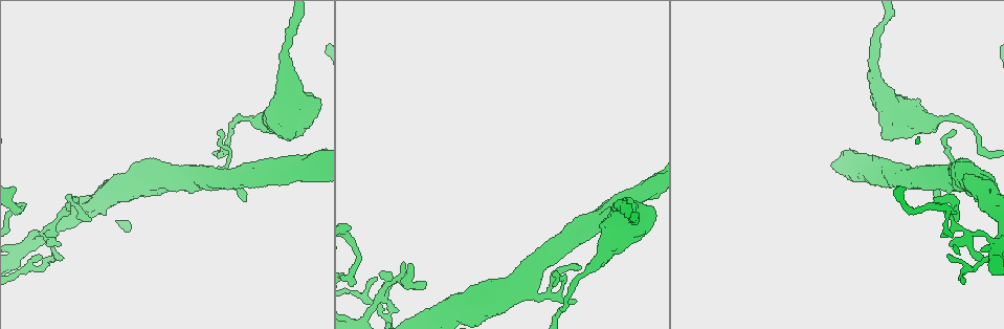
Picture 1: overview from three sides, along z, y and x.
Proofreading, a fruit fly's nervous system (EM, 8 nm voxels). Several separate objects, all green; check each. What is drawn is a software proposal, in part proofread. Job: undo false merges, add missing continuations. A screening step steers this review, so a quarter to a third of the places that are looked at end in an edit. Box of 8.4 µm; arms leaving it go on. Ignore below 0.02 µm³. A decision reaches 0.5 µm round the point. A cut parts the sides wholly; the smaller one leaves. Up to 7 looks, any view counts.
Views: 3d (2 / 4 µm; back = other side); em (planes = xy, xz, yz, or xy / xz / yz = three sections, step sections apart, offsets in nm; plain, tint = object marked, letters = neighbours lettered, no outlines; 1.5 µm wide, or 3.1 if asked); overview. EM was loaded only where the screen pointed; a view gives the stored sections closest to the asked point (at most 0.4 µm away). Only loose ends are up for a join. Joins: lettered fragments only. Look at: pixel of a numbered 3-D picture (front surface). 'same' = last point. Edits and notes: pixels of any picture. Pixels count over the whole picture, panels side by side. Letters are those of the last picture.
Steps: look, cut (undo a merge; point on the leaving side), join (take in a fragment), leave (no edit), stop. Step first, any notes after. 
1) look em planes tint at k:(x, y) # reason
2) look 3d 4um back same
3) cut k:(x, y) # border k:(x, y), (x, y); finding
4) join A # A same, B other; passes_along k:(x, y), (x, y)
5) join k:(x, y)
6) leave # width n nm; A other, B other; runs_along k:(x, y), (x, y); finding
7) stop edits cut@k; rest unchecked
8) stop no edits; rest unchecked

look em planes plain at 1:(403, 284) # abrupt turn

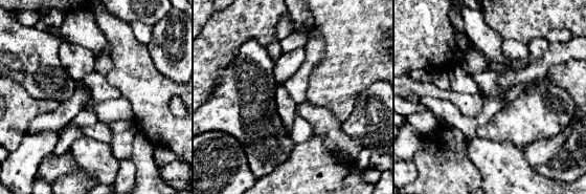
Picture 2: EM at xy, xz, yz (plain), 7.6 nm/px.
look em planes tint same # with the object marked

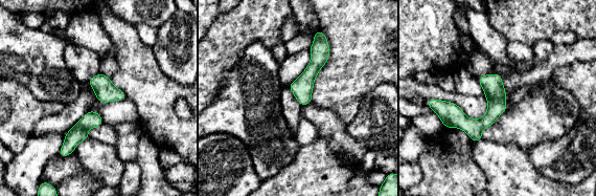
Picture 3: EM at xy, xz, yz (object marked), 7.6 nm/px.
look em planes letters same

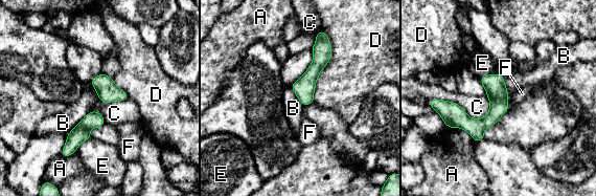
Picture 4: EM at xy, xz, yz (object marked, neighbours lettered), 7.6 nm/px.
leave # width 160 nm; longest_contact D 550 nm; A other, B other, C other, D other, E other, F other; all the same cell

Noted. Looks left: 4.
look 3d 2um at 1:(546, 296) # calibre changes

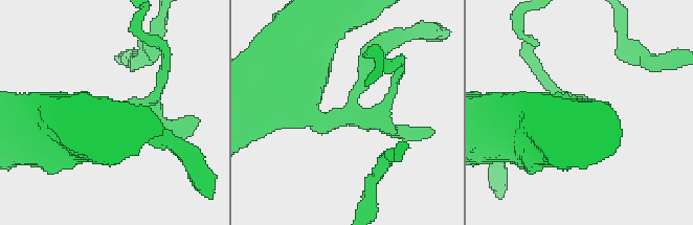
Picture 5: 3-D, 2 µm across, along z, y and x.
look em planes plain at 5:(353, 116)

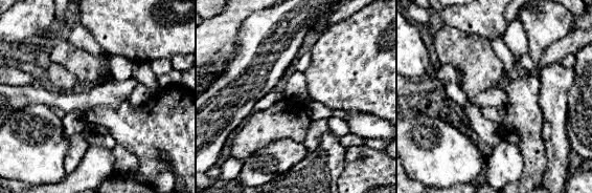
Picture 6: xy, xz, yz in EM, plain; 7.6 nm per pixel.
look em planes letters same

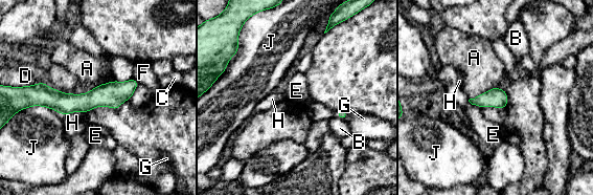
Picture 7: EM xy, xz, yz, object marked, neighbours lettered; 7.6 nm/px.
leave # A other, B other, C other, D other, E other, F other, G other, H other, J other; border 7:(497, 86), (470, 99); continuous, no second cell

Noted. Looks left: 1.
stop no edits; rest unchecked

